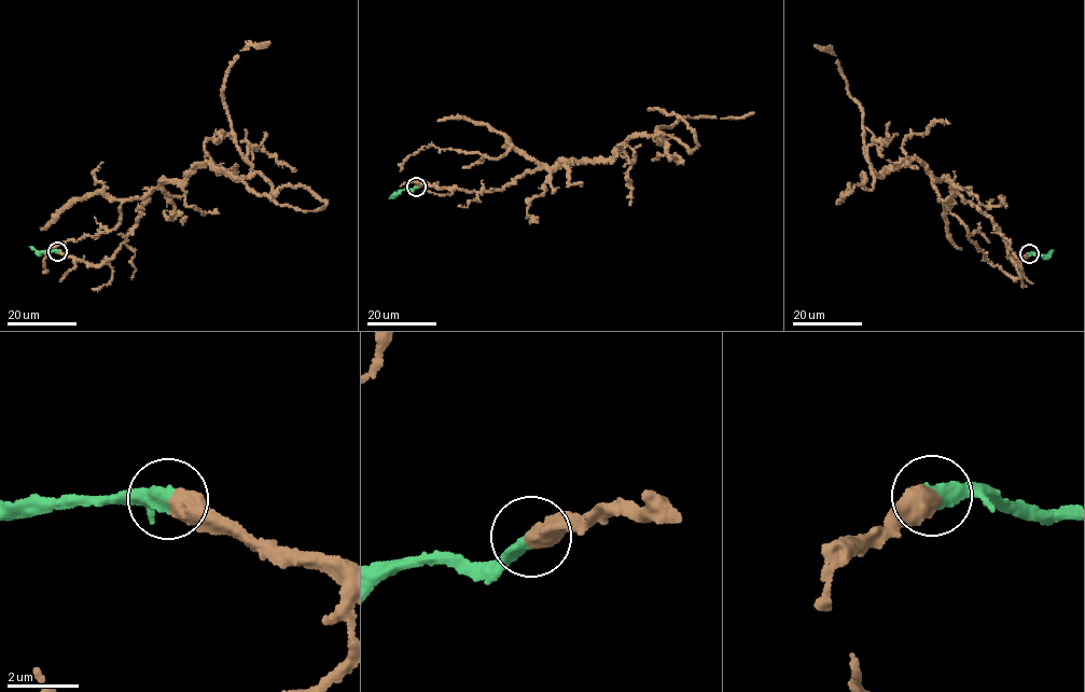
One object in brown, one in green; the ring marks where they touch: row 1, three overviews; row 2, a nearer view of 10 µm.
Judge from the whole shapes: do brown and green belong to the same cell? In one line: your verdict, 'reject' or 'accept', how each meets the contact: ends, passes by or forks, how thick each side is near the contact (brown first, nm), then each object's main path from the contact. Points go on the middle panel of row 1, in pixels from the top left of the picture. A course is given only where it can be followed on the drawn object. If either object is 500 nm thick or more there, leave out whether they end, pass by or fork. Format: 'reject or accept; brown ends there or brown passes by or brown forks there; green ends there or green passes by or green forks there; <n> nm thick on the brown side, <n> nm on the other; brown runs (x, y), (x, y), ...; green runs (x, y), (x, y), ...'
accept; 600 nm thick on the brown side, 480 nm on the other; brown runs (416, 187), (500, 190), (527, 170), (607, 161), (637, 135), (697, 149), (681, 119), (649, 109); green runs (416, 187), (400, 191), (389, 198)

